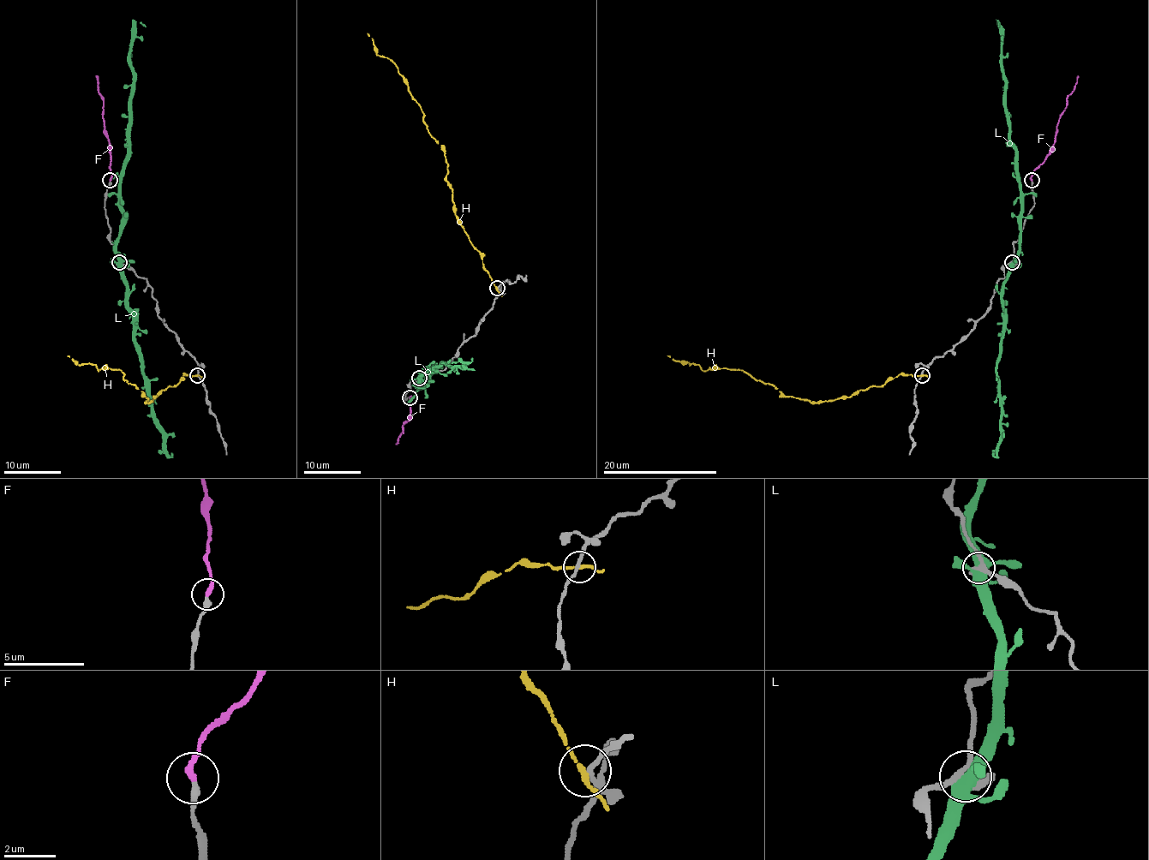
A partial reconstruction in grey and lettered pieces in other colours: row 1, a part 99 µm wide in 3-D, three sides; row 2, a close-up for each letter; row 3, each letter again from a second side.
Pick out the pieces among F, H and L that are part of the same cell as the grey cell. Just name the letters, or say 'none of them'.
F

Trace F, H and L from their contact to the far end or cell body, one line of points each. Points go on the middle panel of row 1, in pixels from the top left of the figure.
F: (410, 397), (409, 421), (403, 424), (403, 432), (396, 443)
H: (497, 288), (482, 265), (482, 255), (456, 216), (445, 147), (430, 134), (407, 80), (376, 53), (368, 33)
L: (419, 378), (415, 385), (421, 386), (433, 370), (430, 367), (445, 363)

